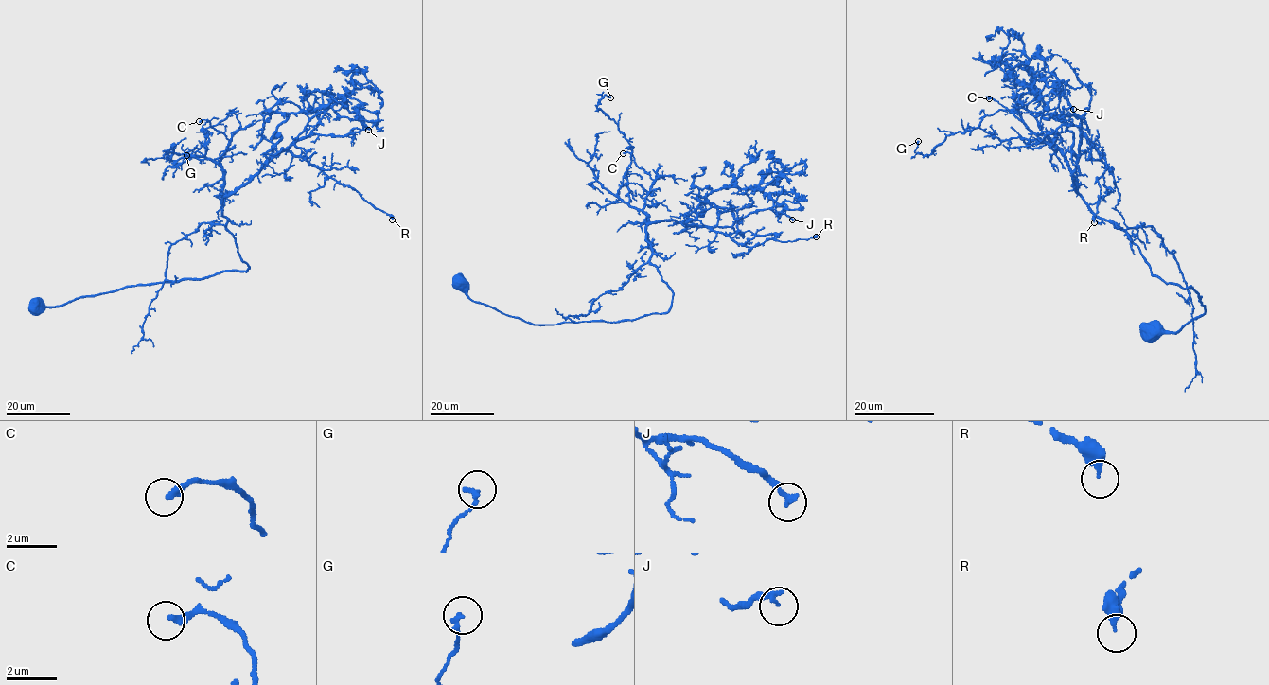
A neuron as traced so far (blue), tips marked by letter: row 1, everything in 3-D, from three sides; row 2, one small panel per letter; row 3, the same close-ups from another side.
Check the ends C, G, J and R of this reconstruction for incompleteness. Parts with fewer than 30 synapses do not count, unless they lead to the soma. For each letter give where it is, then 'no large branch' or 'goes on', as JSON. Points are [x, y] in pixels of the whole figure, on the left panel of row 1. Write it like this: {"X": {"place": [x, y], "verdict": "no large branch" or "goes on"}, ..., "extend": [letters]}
{"C": {"place": [199, 121], "verdict": "no large branch"}, "G": {"place": [186, 155], "verdict": "no large branch"}, "J": {"place": [368, 130], "verdict": "no large branch"}, "R": {"place": [392, 219], "verdict": "no large branch"}, "extend": []}

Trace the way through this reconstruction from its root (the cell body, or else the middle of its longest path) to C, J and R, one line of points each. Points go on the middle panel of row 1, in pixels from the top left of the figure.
C: (463, 286), (472, 300), (535, 324), (666, 313), (673, 291), (650, 261), (643, 210), (653, 180), (623, 153)
J: (463, 286), (535, 324), (632, 320), (672, 302), (650, 261), (648, 225), (730, 227), (766, 209), (792, 219)
R: (463, 286), (535, 324), (632, 320), (672, 302), (650, 261), (651, 223), (701, 225), (751, 247), (816, 237)

